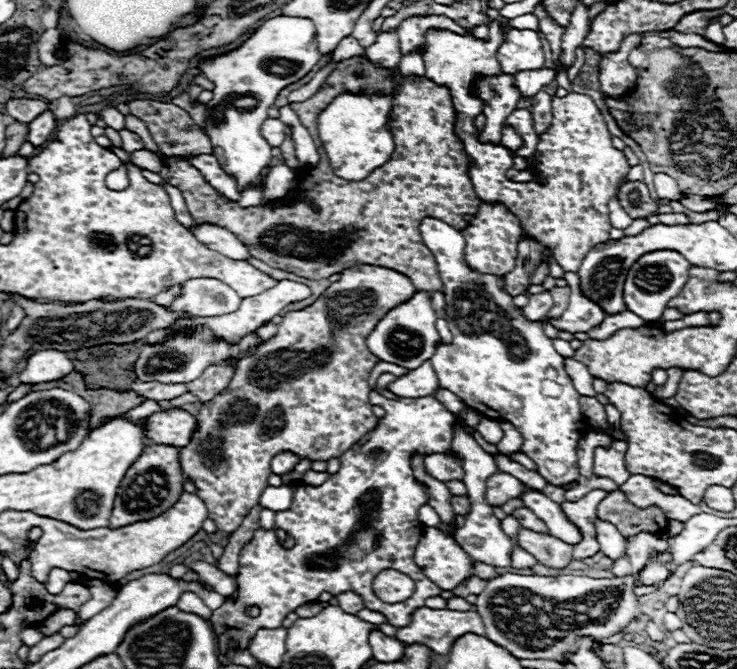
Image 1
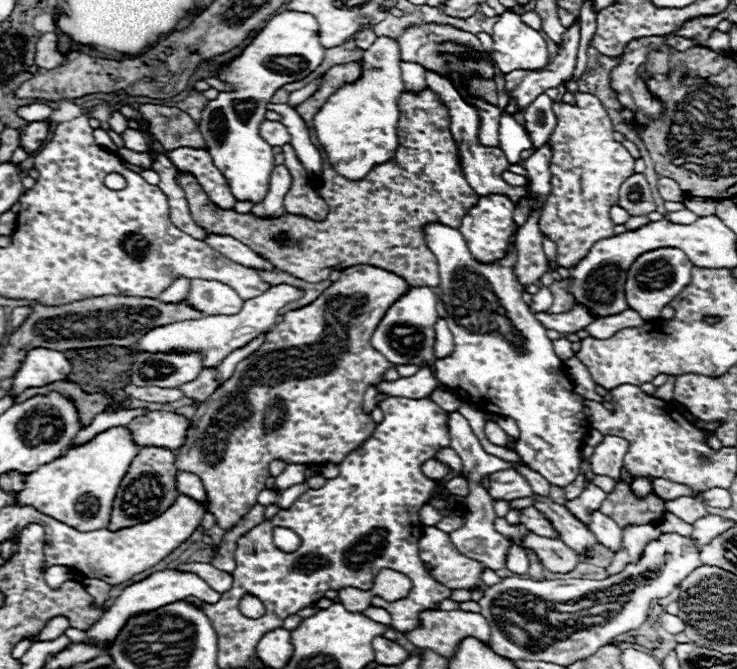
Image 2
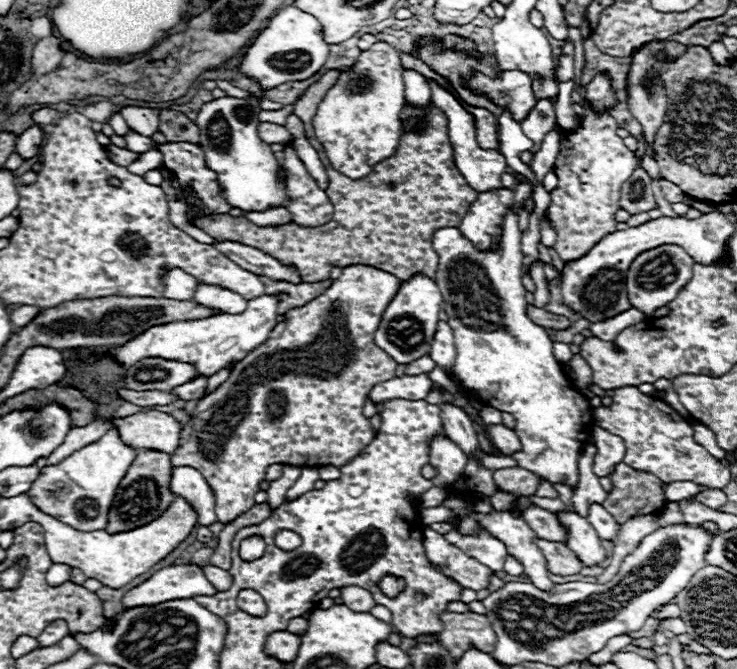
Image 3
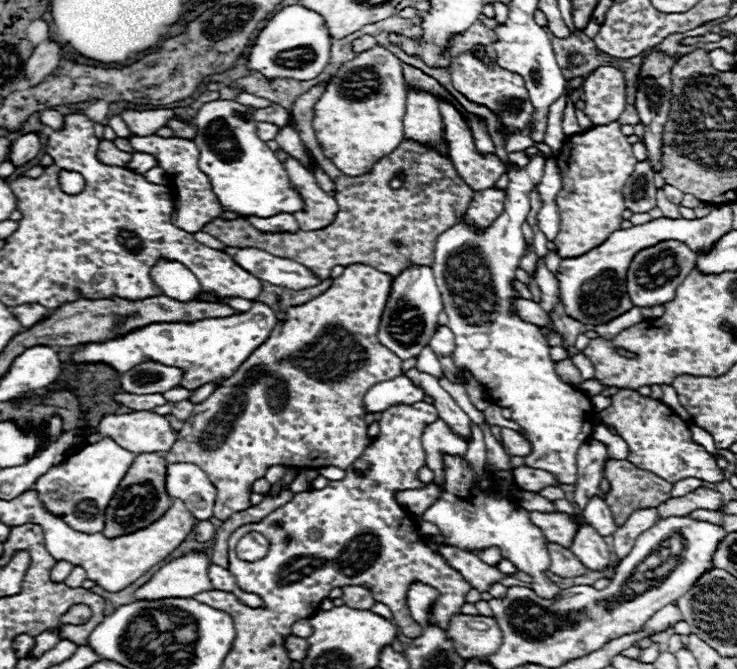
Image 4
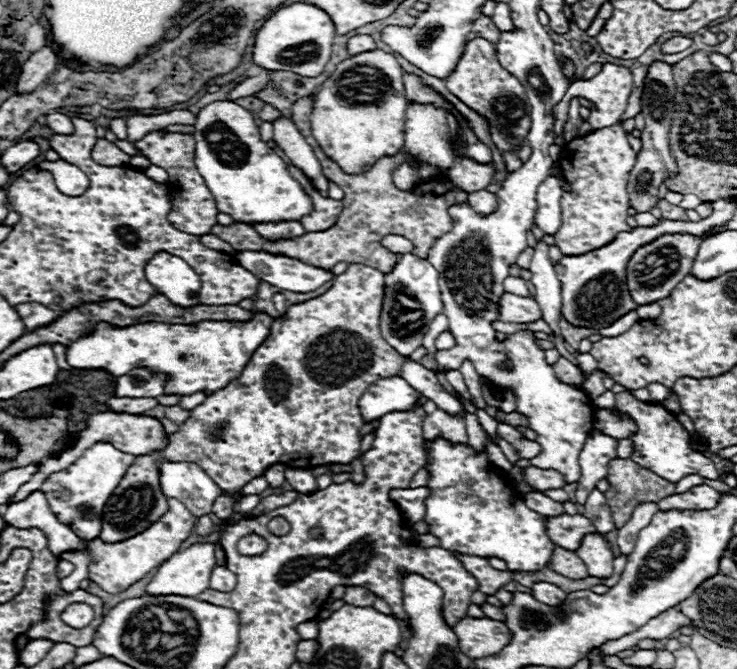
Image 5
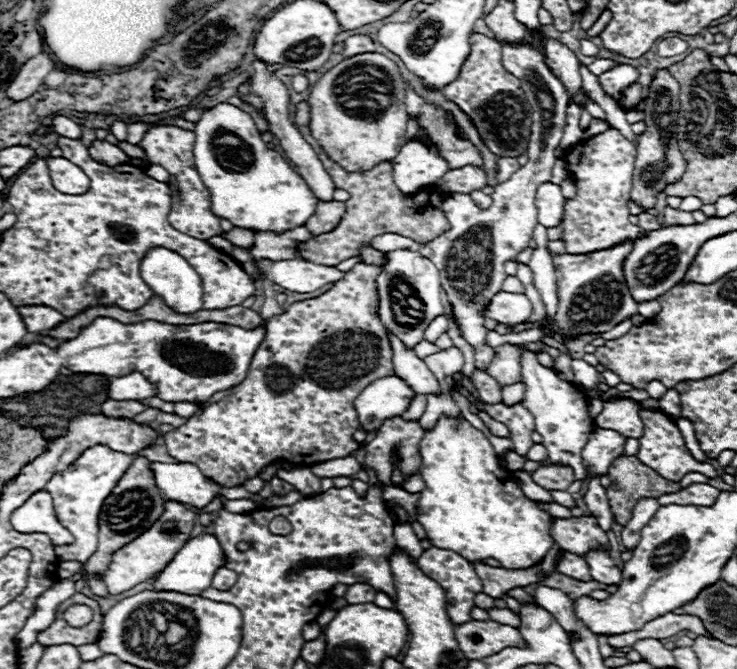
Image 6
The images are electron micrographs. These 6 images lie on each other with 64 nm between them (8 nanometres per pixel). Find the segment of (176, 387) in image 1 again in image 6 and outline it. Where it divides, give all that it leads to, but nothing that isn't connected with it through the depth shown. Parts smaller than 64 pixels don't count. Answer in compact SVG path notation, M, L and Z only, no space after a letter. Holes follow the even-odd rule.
M106 400L102 404L102 414L116 416L116 418L134 418L136 414L144 412L148 406L138 400Z

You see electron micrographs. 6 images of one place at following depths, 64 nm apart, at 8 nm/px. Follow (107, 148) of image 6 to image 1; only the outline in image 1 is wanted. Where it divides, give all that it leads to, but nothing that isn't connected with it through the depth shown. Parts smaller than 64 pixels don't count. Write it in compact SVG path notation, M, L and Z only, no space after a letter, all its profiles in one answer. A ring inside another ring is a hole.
M354 56L348 58L344 62L340 62L334 72L326 78L326 82L322 84L322 88L306 102L292 102L290 108L296 112L296 116L300 118L302 126L308 128L308 132L314 136L314 142L318 146L318 154L320 154L320 162L316 164L316 168L302 168L302 176L298 172L298 186L296 192L300 194L300 202L298 204L288 204L288 202L280 202L278 206L250 206L250 208L242 208L238 202L230 202L224 196L220 196L202 176L200 170L196 170L188 160L176 158L176 156L168 156L166 160L150 150L138 150L130 154L130 160L144 168L144 170L152 170L158 172L164 182L176 186L184 200L186 206L192 214L194 220L212 220L212 224L224 224L224 228L228 228L240 242L246 244L248 252L266 262L272 268L280 268L310 280L324 280L332 274L340 274L346 268L352 268L356 264L372 264L372 266L384 266L384 268L392 268L396 272L406 274L412 284L420 290L426 292L436 292L442 288L442 280L438 276L436 270L436 260L432 256L432 252L424 246L422 238L420 238L420 220L424 220L426 216L430 218L438 218L444 220L446 224L450 224L456 230L464 230L466 228L466 220L464 216L470 214L474 216L480 208L480 200L474 192L472 180L468 176L468 168L470 168L470 156L464 150L462 140L456 136L454 132L454 122L456 122L456 110L452 106L452 96L450 90L446 86L438 86L432 80L428 80L426 76L402 76L400 72L392 74L386 68L376 66L374 62L370 62L366 56ZM350 92L350 94L392 94L392 110L390 110L390 120L388 120L388 130L392 132L392 140L394 140L394 152L390 156L390 160L376 168L370 176L366 176L360 182L348 182L340 176L336 176L328 164L328 158L324 154L322 142L318 138L318 114L340 94Z

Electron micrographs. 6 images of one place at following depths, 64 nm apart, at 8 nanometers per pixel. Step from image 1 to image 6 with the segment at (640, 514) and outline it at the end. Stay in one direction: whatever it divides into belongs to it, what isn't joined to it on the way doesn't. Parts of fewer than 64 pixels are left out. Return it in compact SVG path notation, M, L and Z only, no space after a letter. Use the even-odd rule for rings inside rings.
M620 456L620 458L616 458L608 468L608 478L612 480L612 484L606 490L606 494L608 494L608 502L610 502L610 508L612 508L614 520L618 524L626 524L632 518L632 510L634 510L634 506L636 506L636 502L640 498L660 498L662 494L672 494L672 492L680 490L678 482L664 480L652 468L640 464L640 460L636 460L636 456Z

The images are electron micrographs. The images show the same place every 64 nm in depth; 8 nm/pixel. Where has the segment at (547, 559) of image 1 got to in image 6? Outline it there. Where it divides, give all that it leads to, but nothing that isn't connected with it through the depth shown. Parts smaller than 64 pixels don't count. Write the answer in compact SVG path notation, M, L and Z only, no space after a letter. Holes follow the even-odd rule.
M562 552L560 560L556 564L556 572L576 578L576 580L592 580L586 560L578 554L572 554L572 552Z

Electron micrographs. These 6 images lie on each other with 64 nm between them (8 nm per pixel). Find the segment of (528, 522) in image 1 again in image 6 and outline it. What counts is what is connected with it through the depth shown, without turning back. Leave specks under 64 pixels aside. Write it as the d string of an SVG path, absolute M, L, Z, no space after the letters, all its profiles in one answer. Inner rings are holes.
M578 516L578 518L556 518L550 526L552 540L568 552L588 552L590 548L602 544L606 548L608 538L596 524L592 516Z

